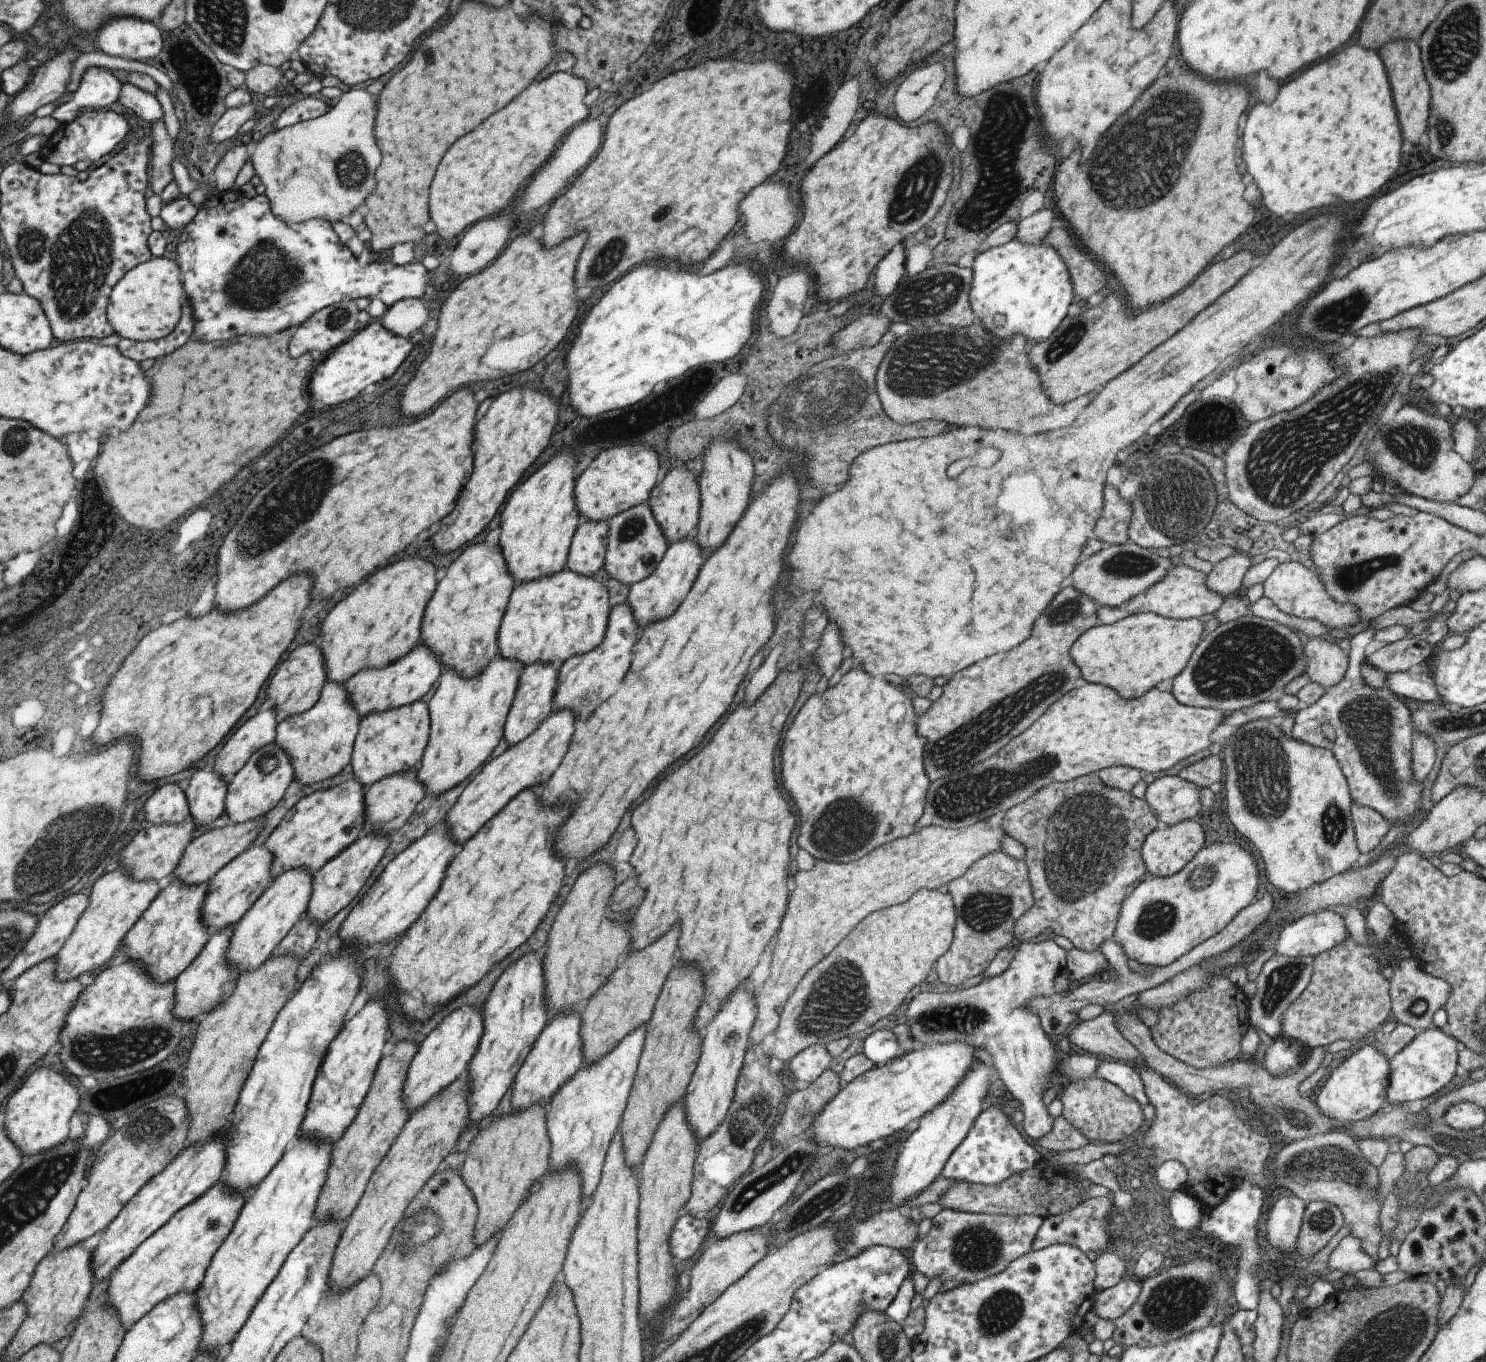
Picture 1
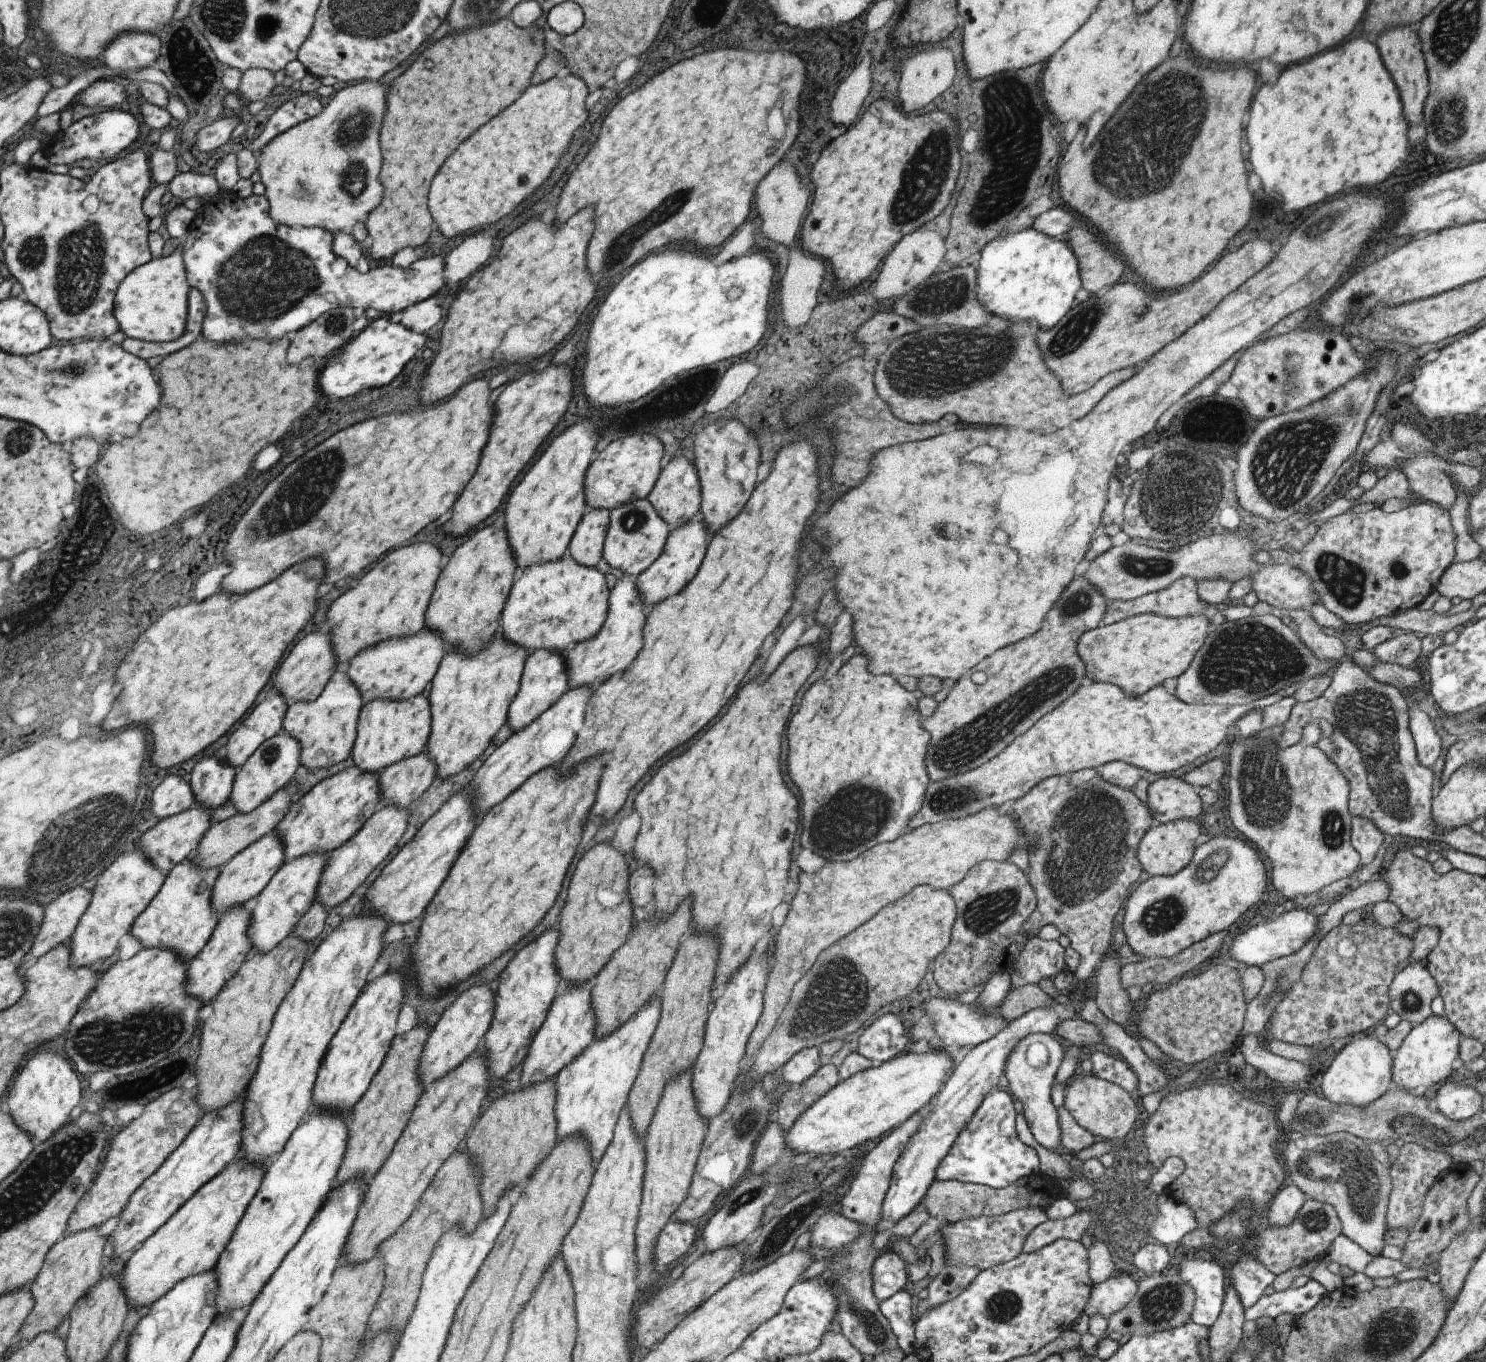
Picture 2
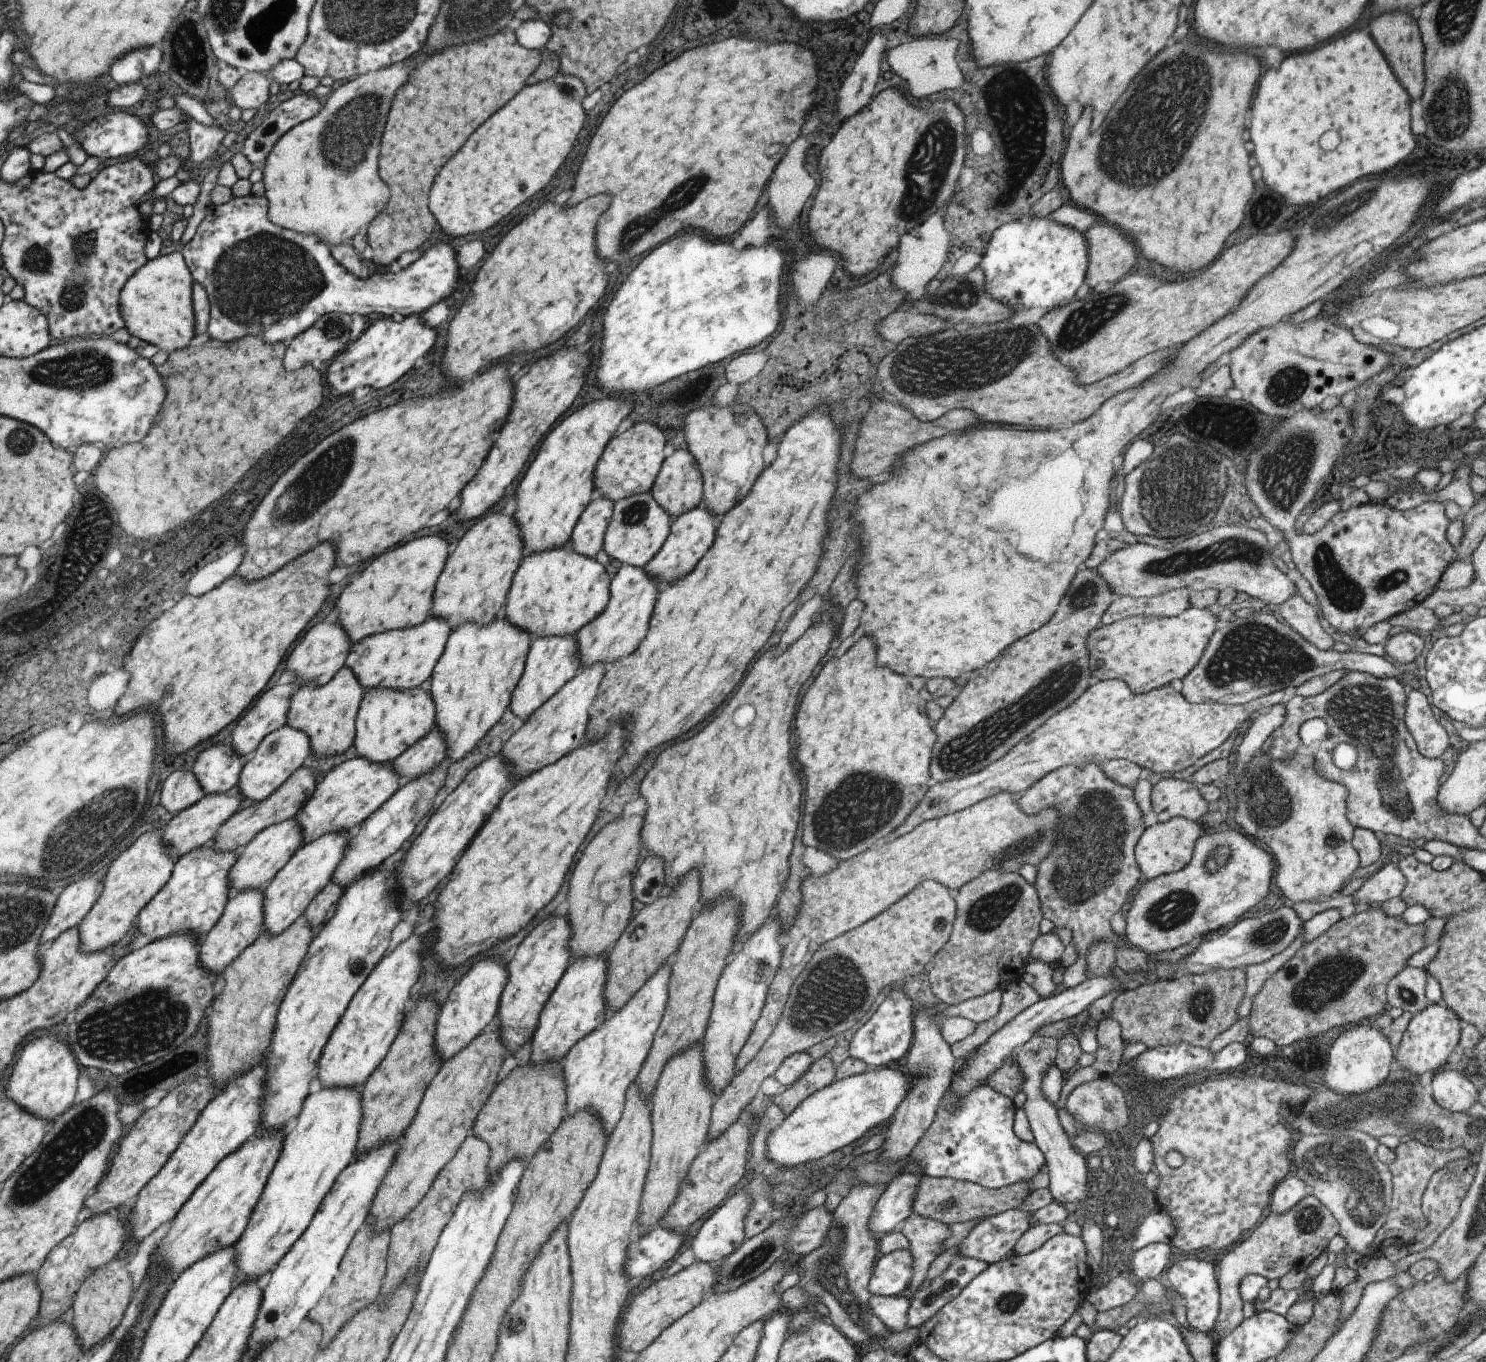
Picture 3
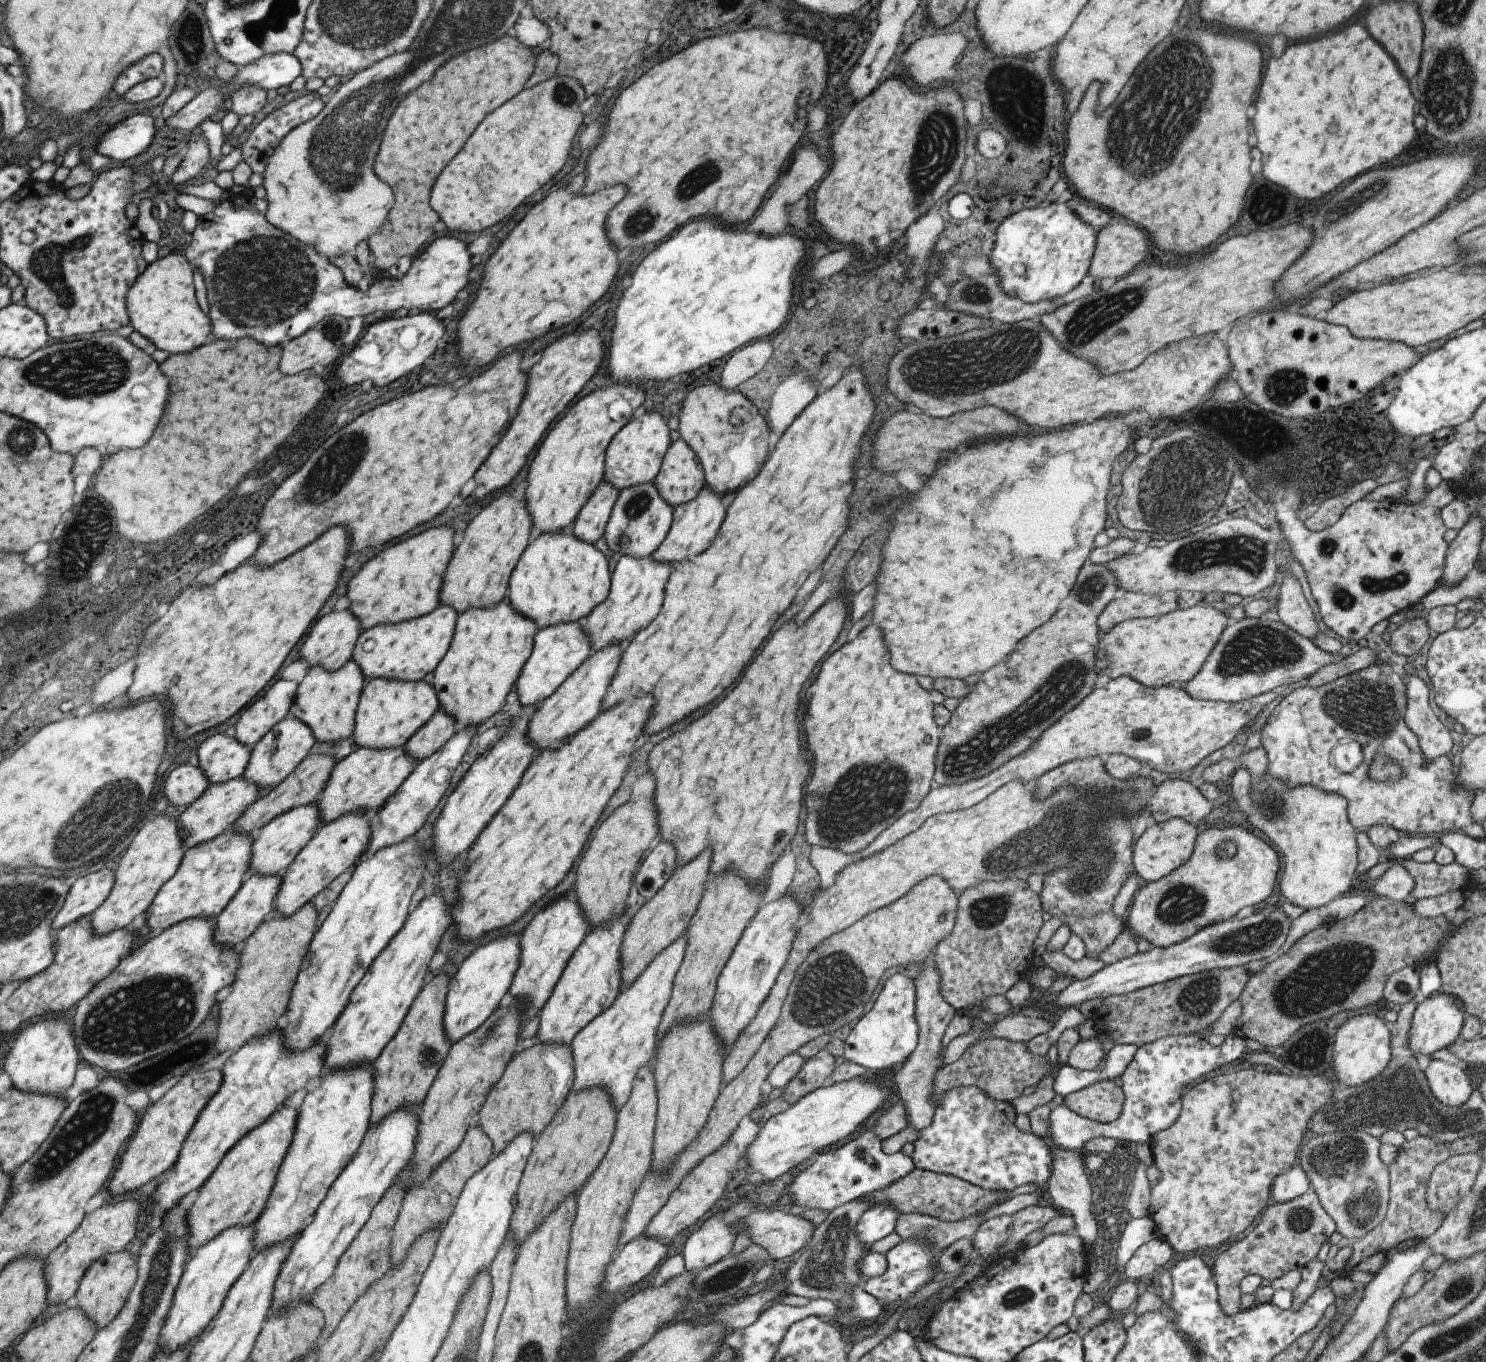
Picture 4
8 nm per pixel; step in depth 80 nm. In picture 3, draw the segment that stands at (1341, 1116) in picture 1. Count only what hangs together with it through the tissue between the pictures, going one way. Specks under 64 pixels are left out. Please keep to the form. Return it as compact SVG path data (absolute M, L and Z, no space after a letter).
M1351 1026L1332 1042L1322 1078L1323 1086L1337 1095L1360 1095L1385 1082L1391 1064L1392 1046L1377 1028Z

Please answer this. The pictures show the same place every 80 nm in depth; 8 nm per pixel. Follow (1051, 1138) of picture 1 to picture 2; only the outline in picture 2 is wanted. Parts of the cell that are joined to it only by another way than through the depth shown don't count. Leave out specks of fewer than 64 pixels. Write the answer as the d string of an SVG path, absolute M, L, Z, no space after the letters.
M1063 1106L1057 1107L1056 1111L1061 1130L1061 1149L1064 1153L1072 1155L1095 1144L1098 1139L1078 1126Z

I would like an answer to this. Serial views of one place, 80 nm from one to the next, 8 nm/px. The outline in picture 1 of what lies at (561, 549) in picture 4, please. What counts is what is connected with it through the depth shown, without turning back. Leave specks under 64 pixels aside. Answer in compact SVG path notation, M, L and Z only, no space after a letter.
M566 567L545 578L517 582L511 590L497 630L498 656L507 660L517 660L523 664L523 667L535 662L551 662L551 665L558 668L567 658L591 652L601 644L609 612L609 600L605 587L591 576L575 574Z

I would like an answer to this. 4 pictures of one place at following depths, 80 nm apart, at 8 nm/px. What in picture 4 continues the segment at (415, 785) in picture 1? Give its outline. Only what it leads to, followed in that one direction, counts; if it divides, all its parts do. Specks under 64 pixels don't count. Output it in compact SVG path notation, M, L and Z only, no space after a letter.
M440 707L433 716L418 728L418 731L404 744L404 753L415 763L424 761L436 753L457 731L453 717Z

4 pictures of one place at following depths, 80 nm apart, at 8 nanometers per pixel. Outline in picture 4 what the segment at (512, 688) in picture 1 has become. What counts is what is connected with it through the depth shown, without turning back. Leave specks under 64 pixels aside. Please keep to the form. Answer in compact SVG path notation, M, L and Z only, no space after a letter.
M501 601L494 607L467 609L458 614L451 642L439 664L432 670L431 680L440 709L453 717L457 728L478 727L485 719L501 710L506 694L509 694L522 666L529 658L536 631L532 620L520 615L509 605L504 606Z

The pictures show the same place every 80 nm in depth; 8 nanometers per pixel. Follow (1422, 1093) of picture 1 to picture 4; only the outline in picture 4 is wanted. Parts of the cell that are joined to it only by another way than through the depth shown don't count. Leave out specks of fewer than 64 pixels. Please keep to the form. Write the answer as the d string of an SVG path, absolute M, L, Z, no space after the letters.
M1435 992L1433 995L1423 999L1419 998L1419 1004L1414 1009L1410 1020L1409 1032L1407 1035L1407 1047L1409 1055L1420 1053L1431 1058L1433 1052L1448 1048L1459 1041L1460 1028L1464 1021L1464 1008L1461 1001L1453 995L1445 995L1444 992Z

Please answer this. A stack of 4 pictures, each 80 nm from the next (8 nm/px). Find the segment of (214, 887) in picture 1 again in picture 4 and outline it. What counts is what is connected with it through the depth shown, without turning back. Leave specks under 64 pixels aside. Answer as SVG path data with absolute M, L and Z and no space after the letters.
M314 802L311 805L294 808L272 820L255 838L255 845L252 848L252 865L248 875L257 874L264 877L283 875L289 865L296 860L297 855L309 844L315 830L321 824L325 823L320 820L320 811L316 810Z

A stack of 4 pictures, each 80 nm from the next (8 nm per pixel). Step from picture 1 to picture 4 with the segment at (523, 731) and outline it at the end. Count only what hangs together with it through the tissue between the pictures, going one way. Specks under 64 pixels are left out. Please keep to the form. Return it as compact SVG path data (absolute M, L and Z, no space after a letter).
M574 621L573 623L559 623L536 631L529 658L516 678L517 700L521 706L535 707L552 695L580 663L591 654L588 638L582 631L582 626L582 621Z

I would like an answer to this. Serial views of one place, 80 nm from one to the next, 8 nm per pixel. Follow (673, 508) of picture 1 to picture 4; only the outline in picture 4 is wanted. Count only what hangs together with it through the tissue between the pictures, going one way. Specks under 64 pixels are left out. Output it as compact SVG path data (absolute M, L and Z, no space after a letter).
M682 440L668 446L653 483L671 508L689 502L705 486L698 458Z

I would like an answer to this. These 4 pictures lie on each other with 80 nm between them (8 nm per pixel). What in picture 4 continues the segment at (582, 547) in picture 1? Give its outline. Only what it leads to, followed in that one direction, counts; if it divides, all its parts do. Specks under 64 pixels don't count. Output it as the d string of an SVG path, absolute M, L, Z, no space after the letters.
M602 480L577 513L572 534L581 541L593 545L604 533L617 495L617 490Z

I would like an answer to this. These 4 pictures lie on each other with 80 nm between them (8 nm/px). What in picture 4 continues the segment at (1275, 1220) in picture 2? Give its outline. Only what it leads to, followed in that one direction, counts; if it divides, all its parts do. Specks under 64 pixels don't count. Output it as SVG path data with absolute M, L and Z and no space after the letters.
M1295 1163L1273 1179L1270 1190L1271 1200L1275 1203L1284 1203L1308 1190L1310 1190L1310 1182L1299 1164Z

